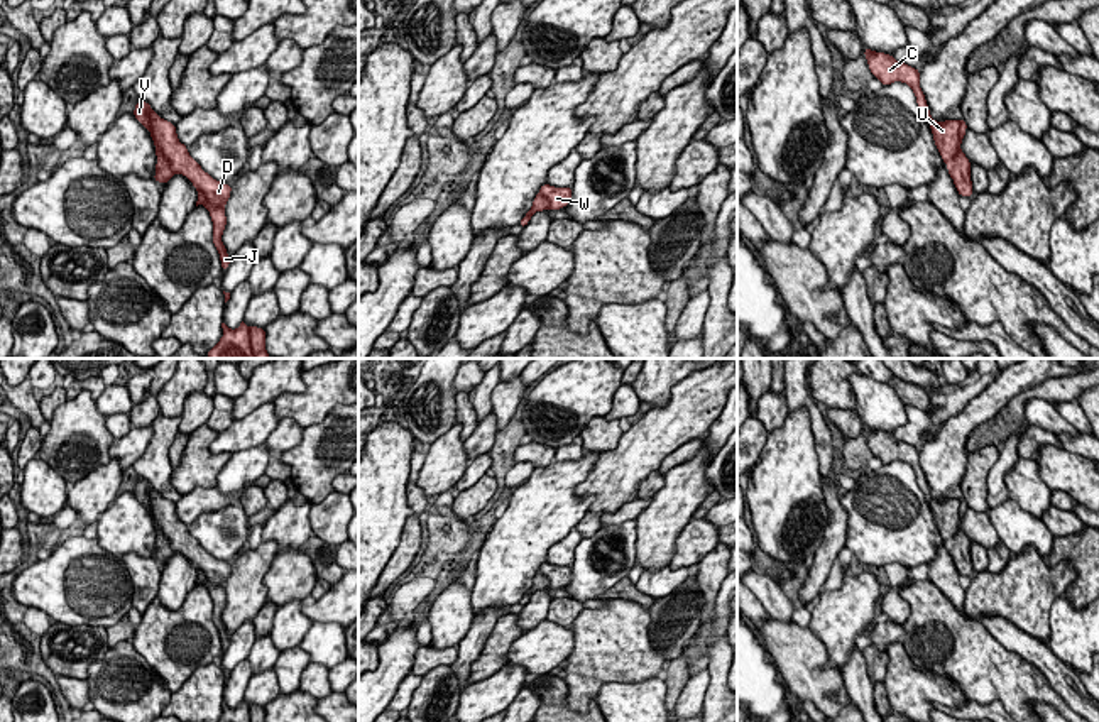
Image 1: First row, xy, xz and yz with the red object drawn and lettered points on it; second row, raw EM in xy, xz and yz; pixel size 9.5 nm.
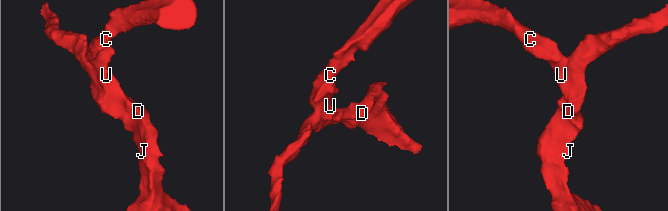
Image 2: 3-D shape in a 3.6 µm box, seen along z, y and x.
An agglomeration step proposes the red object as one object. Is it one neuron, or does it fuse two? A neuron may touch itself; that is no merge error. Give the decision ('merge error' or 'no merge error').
no merge error

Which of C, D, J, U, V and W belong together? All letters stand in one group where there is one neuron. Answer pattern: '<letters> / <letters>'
C D J U V W

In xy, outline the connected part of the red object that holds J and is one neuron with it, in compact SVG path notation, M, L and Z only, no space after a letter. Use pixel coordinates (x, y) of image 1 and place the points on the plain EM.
M139 479L134 487L134 495L149 511L156 524L156 553L154 560L166 563L176 551L186 555L198 568L198 583L203 583L213 600L213 622L220 632L221 649L230 644L230 634L221 621L227 605L223 585L227 583L232 565L213 558L201 544L189 534L188 526L178 519L176 504L161 497L147 480Z

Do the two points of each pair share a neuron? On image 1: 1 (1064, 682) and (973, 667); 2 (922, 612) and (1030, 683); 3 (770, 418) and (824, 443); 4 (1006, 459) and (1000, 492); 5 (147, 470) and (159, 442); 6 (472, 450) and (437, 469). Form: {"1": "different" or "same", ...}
{"1": "same", "2": "same", "3": "different", "4": "same", "5": "same", "6": "same"}

